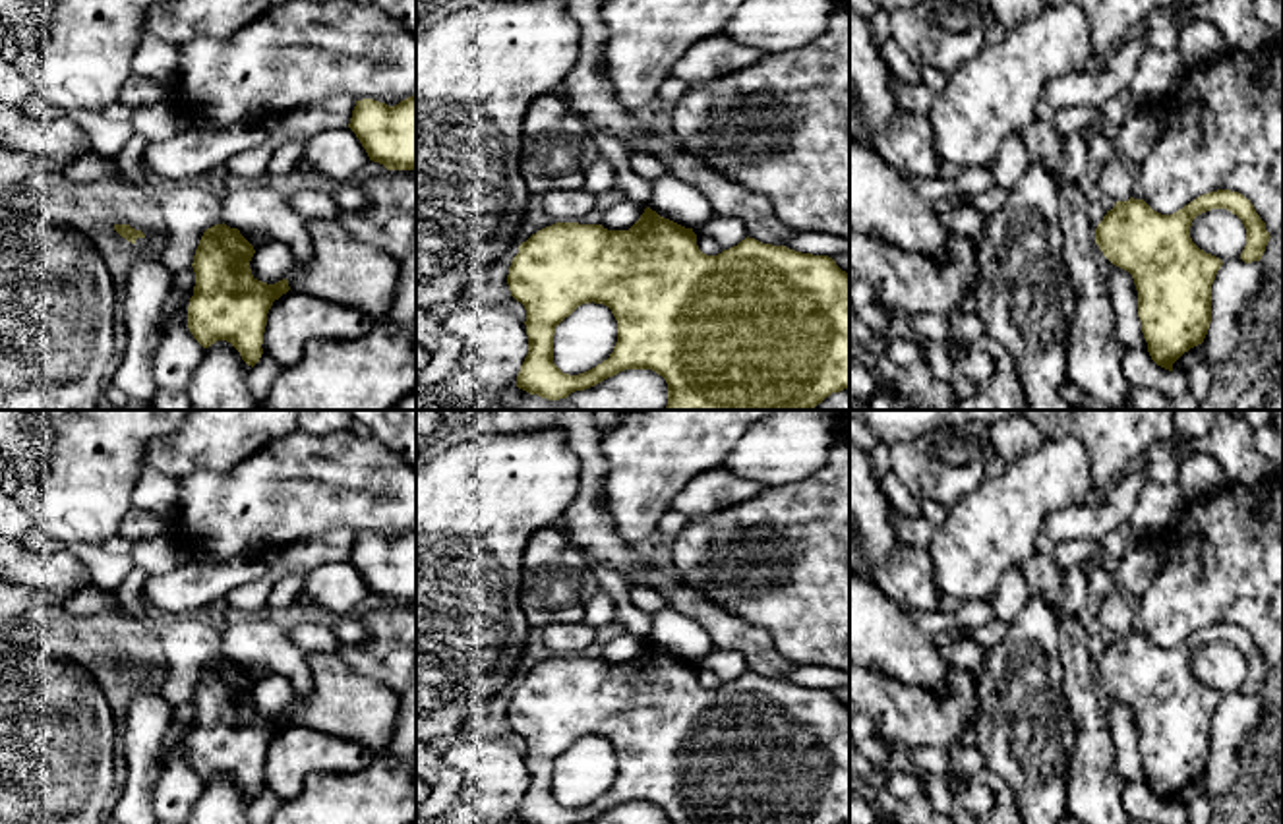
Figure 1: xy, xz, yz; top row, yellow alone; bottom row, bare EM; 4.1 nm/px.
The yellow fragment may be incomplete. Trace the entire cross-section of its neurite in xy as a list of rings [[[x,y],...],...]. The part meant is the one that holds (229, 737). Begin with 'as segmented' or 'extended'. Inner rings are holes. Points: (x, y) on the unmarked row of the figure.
as segmented; [[[224,656],[207,662],[194,689],[195,720],[188,739],[188,762],[203,781],[217,774],[226,774],[252,801],[263,787],[261,778],[269,743],[275,733],[290,723],[286,712],[275,718],[257,714],[250,702],[254,687],[254,679],[238,662],[230,662]]]

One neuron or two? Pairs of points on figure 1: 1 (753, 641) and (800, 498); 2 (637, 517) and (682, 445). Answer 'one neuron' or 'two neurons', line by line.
1: two neurons
2: one neuron

